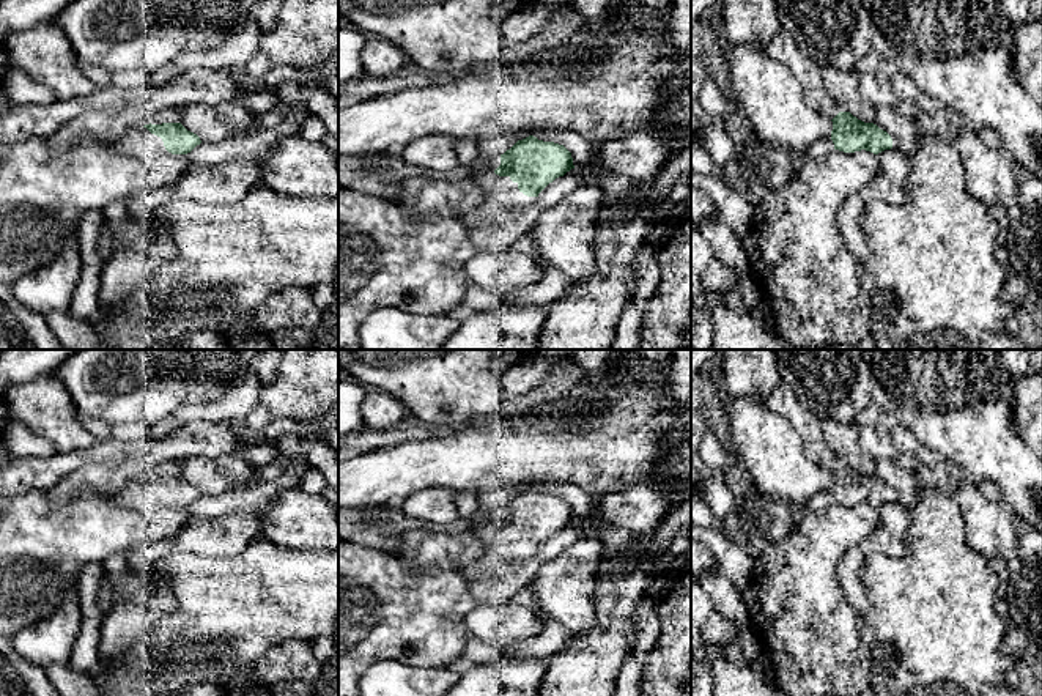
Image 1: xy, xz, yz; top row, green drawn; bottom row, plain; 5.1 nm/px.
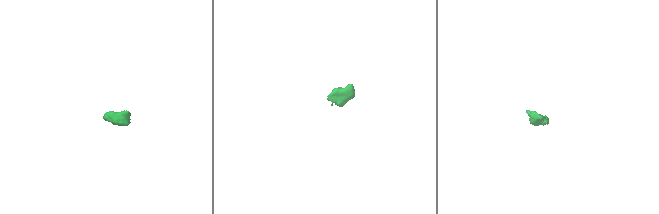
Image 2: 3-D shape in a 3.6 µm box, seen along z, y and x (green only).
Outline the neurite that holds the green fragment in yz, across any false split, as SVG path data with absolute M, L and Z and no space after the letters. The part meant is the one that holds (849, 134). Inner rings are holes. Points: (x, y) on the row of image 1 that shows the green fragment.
M787 31L776 33L762 47L773 60L782 63L800 82L804 102L818 115L833 121L831 140L834 150L844 153L870 151L878 154L896 150L897 140L874 123L864 123L850 112L841 112L825 91L822 66L806 57Z

